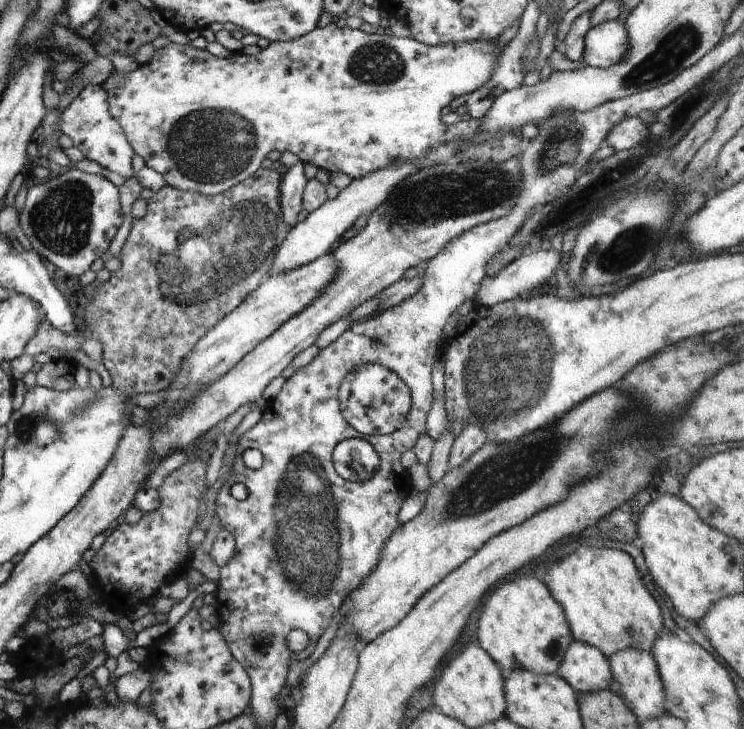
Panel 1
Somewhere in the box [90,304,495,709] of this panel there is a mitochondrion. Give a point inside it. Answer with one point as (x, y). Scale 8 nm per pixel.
(308, 533)

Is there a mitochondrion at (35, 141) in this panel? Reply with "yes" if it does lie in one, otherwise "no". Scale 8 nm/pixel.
no

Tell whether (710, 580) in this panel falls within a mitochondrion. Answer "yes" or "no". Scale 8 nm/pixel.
no

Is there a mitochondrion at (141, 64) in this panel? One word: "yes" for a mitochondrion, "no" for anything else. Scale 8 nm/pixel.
no

